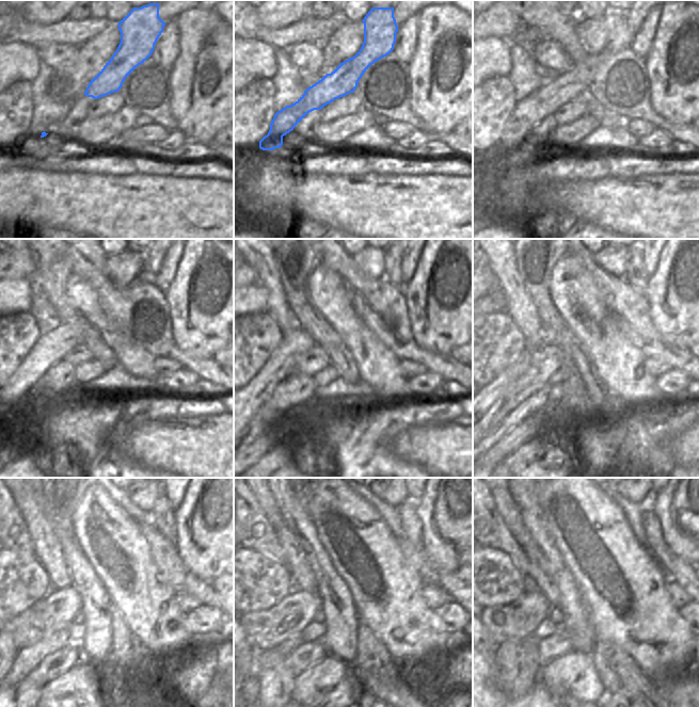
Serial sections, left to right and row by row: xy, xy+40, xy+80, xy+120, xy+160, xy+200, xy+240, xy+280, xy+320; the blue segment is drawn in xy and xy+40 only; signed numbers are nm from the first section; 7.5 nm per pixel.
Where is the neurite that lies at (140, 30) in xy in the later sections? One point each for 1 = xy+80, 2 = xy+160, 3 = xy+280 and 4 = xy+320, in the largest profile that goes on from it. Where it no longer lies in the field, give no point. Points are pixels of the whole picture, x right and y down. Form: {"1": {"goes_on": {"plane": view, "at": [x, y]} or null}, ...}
{"1": {"goes_on": {"plane": "xy+80", "at": [556, 92]}}, "2": {"goes_on": {"plane": "xy+160", "at": [282, 362]}}, "3": {"goes_on": {"plane": "xy+280", "at": [255, 665]}}, "4": {"goes_on": {"plane": "xy+320", "at": [494, 663]}}}

